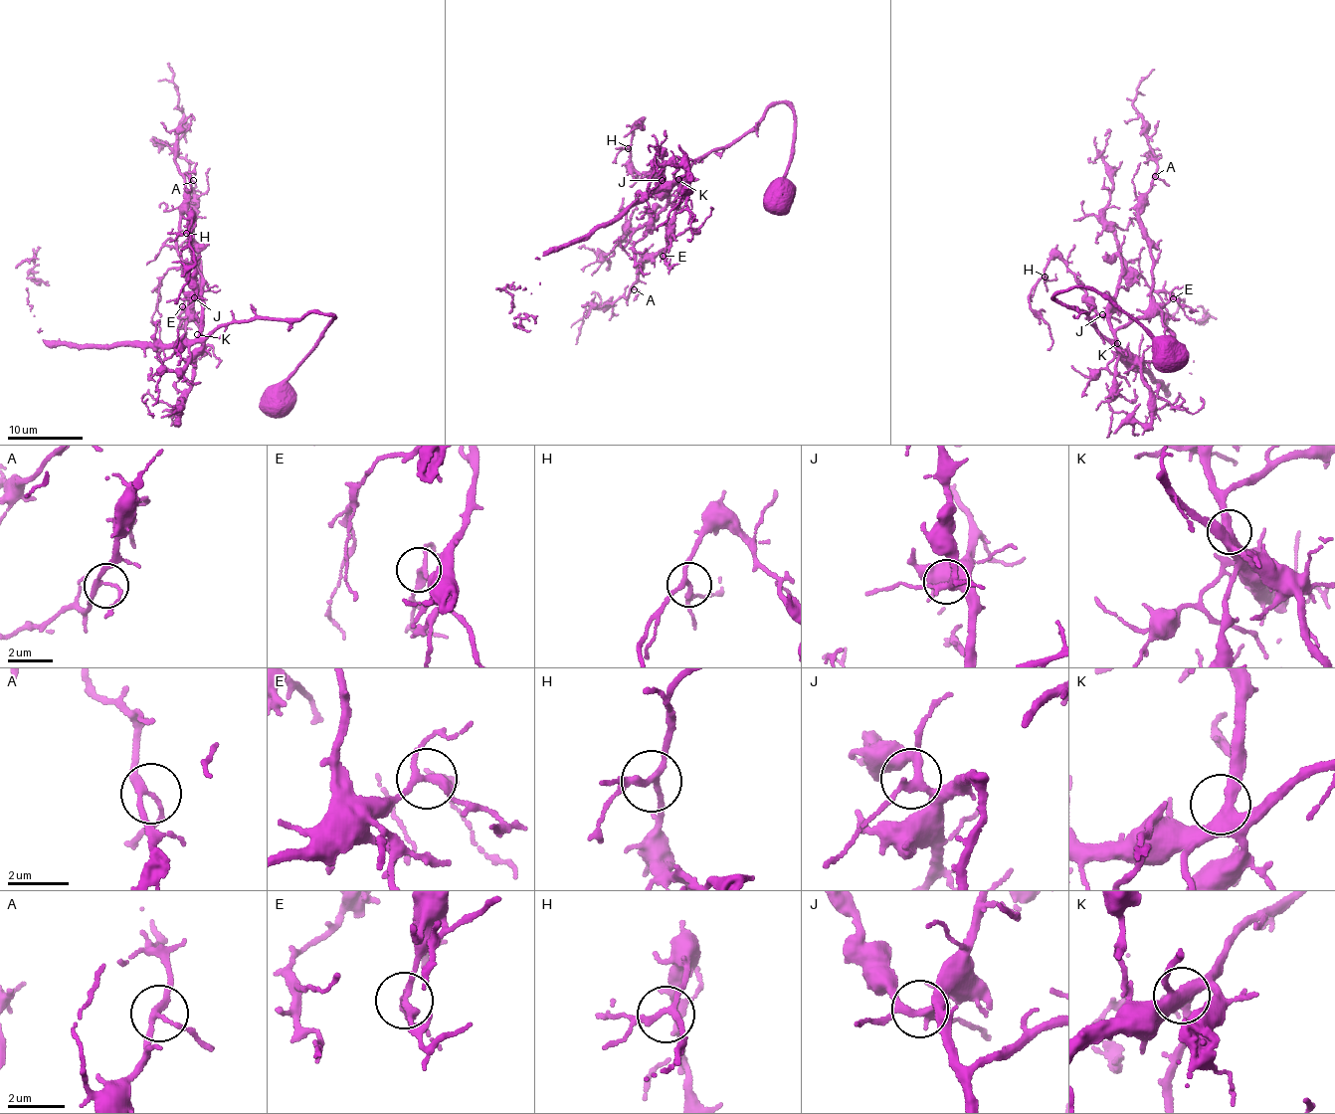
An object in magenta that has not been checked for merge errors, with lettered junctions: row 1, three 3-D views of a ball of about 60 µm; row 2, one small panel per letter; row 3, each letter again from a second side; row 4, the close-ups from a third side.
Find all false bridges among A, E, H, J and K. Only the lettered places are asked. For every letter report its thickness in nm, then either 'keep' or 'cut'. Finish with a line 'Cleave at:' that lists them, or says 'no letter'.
A: 180 nm | keep
E: 200 nm | keep
H: 190 nm | keep
J: 240 nm | keep
K: 400 nm | keep
Cleave at: no letter

